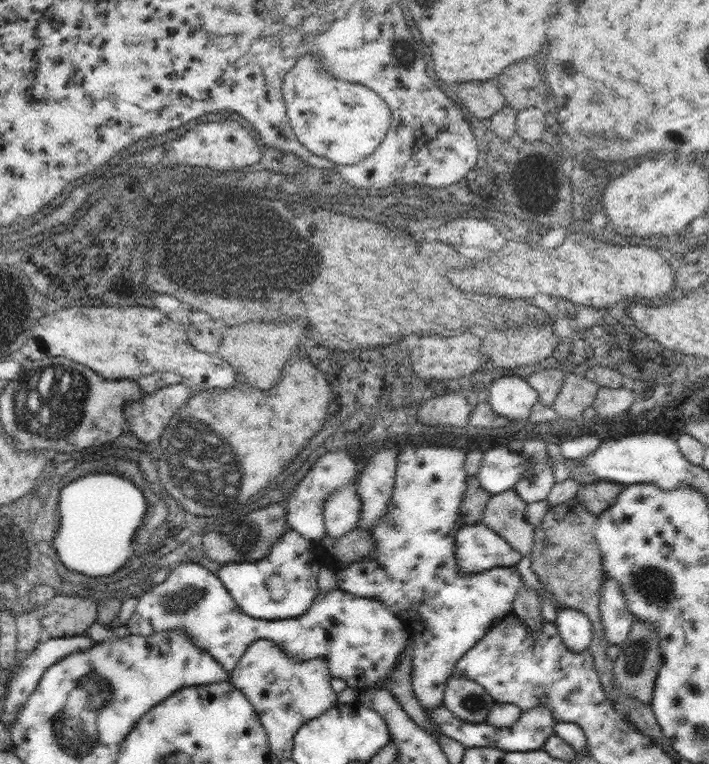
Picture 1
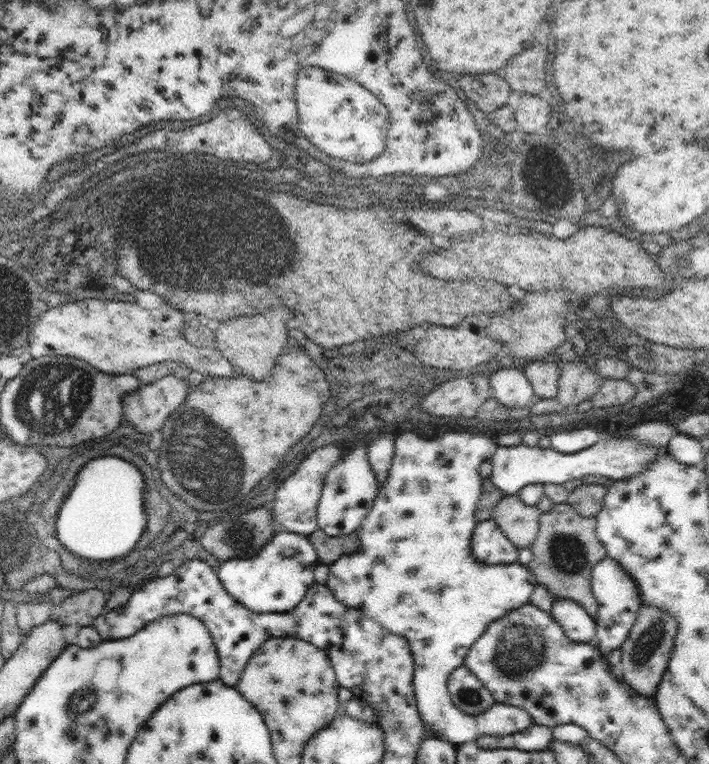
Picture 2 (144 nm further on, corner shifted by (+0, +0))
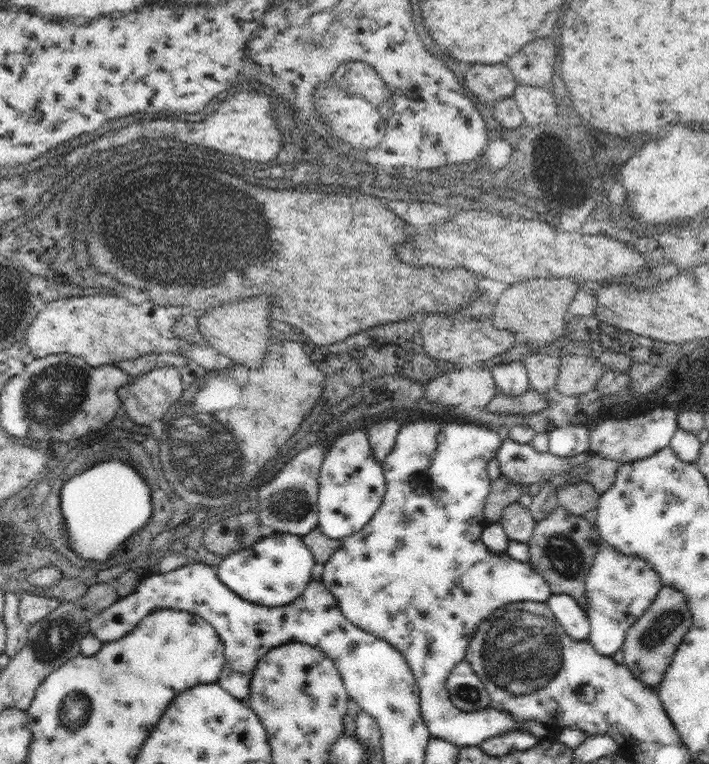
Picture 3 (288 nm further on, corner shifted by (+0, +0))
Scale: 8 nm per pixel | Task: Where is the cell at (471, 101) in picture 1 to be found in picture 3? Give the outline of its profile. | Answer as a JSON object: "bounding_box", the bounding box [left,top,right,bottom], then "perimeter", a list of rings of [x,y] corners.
{"bounding_box":[465,64,517,106],"perimeter":[[[475,64],[469,66],[465,76],[465,90],[481,100],[481,104],[493,106],[493,102],[511,98],[515,94],[517,82],[515,76],[511,76],[509,66],[505,64]]]}

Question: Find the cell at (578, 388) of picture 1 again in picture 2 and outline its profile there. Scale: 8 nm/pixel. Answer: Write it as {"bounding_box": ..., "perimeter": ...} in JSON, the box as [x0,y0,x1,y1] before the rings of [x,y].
{"bounding_box":[555,364,603,406],"perimeter":[[[561,364],[559,376],[559,390],[555,400],[563,406],[577,406],[583,400],[591,400],[603,378],[587,364]]]}

